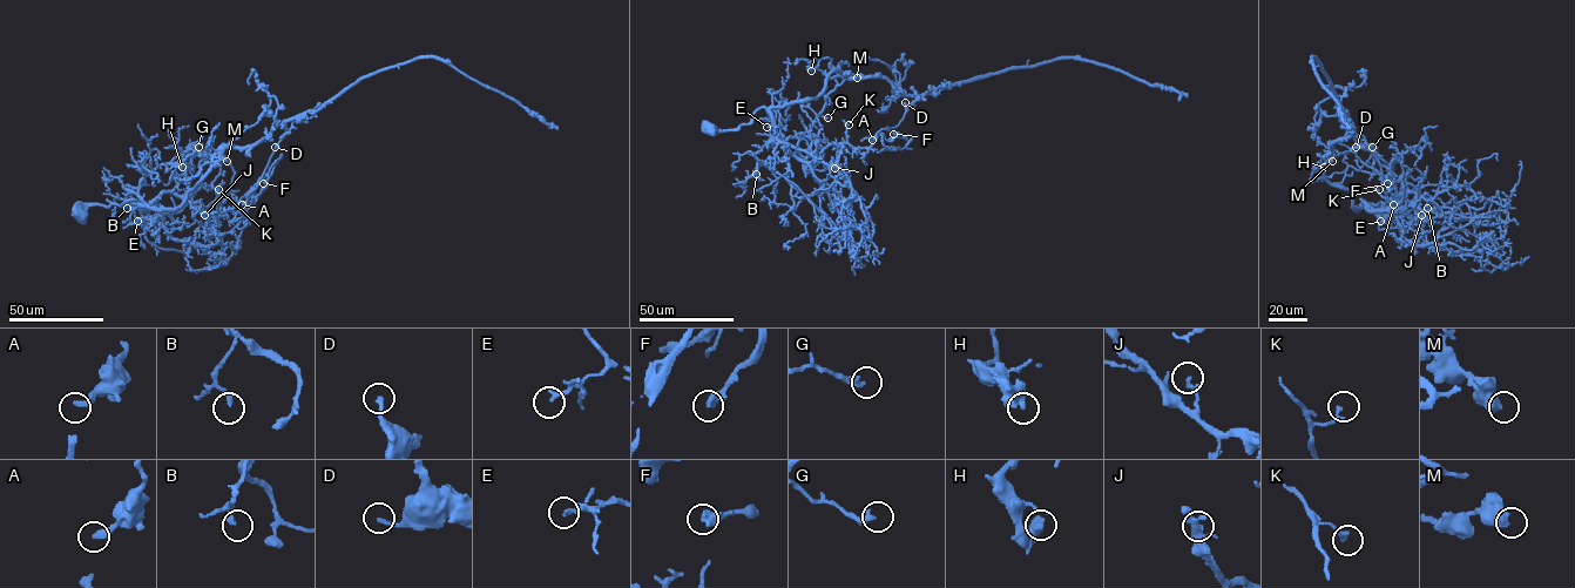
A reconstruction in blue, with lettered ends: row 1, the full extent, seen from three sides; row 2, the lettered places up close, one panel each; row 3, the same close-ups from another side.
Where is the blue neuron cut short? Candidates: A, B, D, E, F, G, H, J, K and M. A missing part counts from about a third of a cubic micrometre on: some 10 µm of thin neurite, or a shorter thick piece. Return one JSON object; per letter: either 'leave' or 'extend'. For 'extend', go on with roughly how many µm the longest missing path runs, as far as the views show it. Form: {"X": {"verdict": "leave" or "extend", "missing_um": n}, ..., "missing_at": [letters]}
{"A": {"verdict": "leave"}, "B": {"verdict": "leave"}, "D": {"verdict": "leave"}, "E": {"verdict": "leave"}, "F": {"verdict": "leave"}, "G": {"verdict": "leave"}, "H": {"verdict": "leave"}, "J": {"verdict": "leave"}, "K": {"verdict": "leave"}, "M": {"verdict": "leave"}, "missing_at": []}

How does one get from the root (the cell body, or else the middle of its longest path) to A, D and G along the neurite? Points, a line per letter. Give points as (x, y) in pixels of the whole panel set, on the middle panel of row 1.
A: (708, 128), (738, 128), (764, 107), (782, 142), (816, 162), (829, 144), (870, 147), (880, 134), (872, 140)
D: (708, 128), (738, 128), (764, 107), (782, 142), (816, 162), (829, 144), (870, 147), (900, 122), (905, 102)
G: (708, 128), (738, 128), (764, 107), (775, 135), (770, 142), (800, 136), (818, 115), (827, 117)

